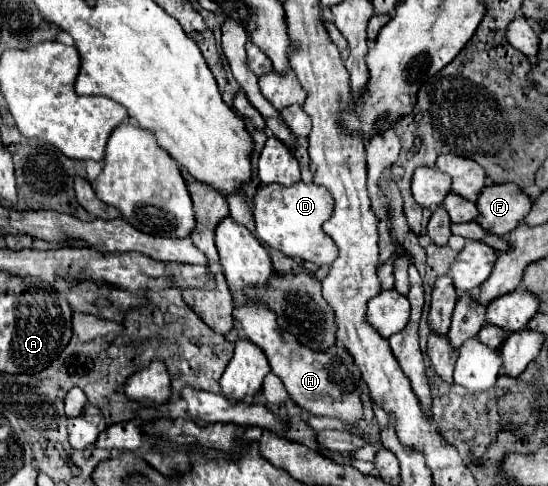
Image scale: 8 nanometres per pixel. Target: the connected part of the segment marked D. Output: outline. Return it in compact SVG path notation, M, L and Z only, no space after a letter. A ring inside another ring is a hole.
M295 182L293 186L269 184L257 190L253 198L253 218L257 238L265 242L269 248L275 248L291 258L299 258L303 262L313 262L317 266L331 264L335 260L335 242L323 236L321 224L331 216L333 198L327 188Z

